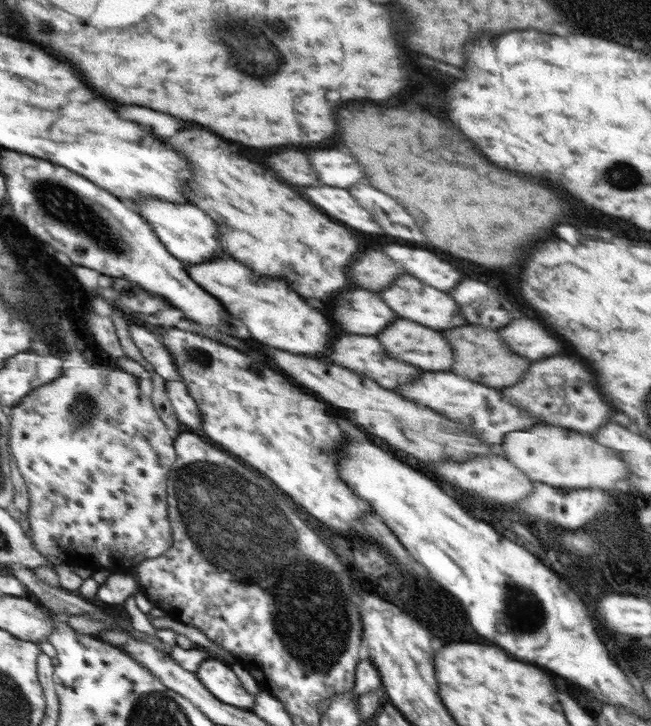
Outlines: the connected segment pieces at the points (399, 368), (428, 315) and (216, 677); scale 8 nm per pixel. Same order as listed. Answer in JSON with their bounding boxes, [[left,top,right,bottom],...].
[[328,334,424,390],[380,276,468,330],[195,659,257,710]]

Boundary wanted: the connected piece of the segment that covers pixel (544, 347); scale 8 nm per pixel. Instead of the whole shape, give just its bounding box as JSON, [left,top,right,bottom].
[502,320,566,358]

